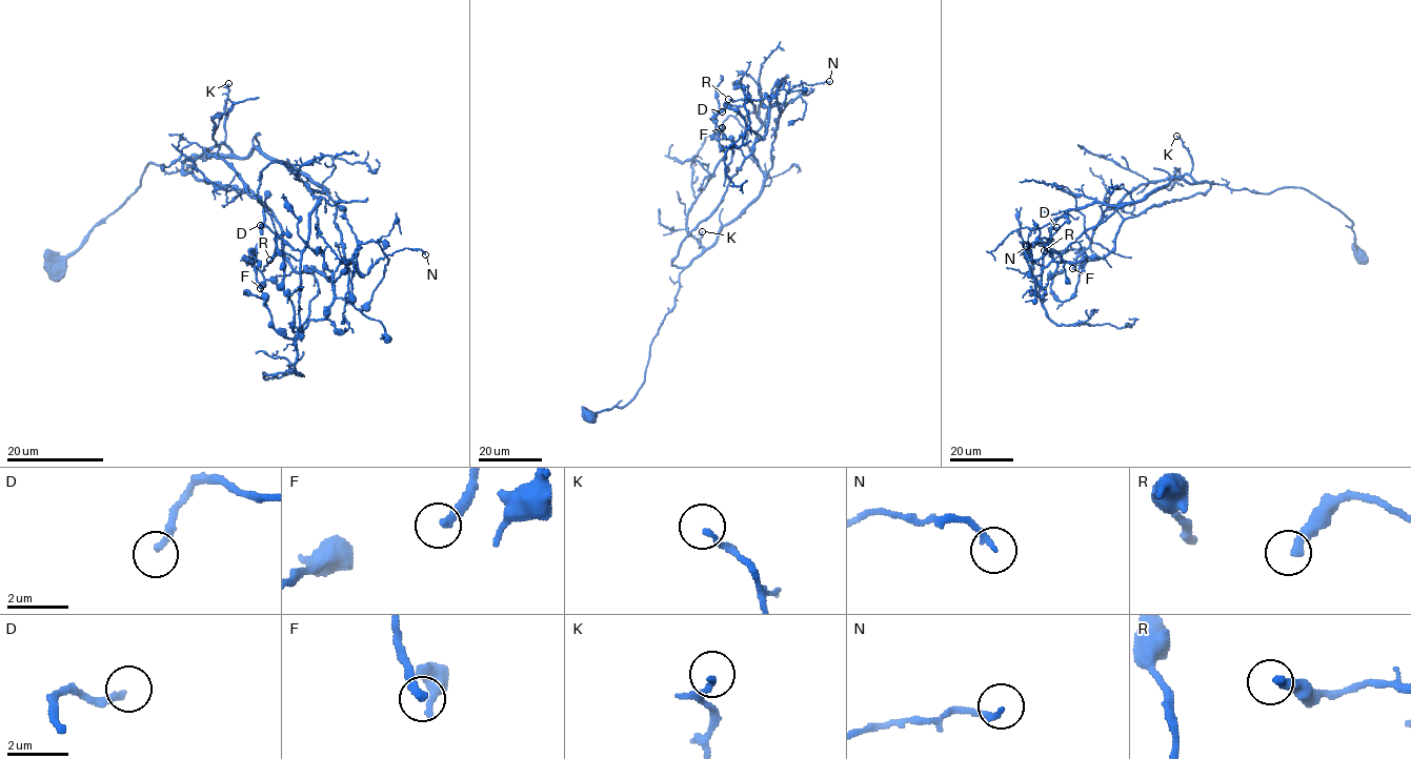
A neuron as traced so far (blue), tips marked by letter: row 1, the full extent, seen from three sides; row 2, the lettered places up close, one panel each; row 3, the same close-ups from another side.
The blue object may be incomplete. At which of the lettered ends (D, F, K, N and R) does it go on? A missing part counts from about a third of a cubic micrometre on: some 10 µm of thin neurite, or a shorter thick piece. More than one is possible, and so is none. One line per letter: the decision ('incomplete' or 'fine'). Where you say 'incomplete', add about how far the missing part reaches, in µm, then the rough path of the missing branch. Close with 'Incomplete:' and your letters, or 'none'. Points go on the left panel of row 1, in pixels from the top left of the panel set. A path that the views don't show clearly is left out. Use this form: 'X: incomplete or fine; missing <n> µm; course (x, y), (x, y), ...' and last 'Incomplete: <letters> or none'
D: fine
F: fine
K: fine
N: fine
R: fine
Incomplete: none

